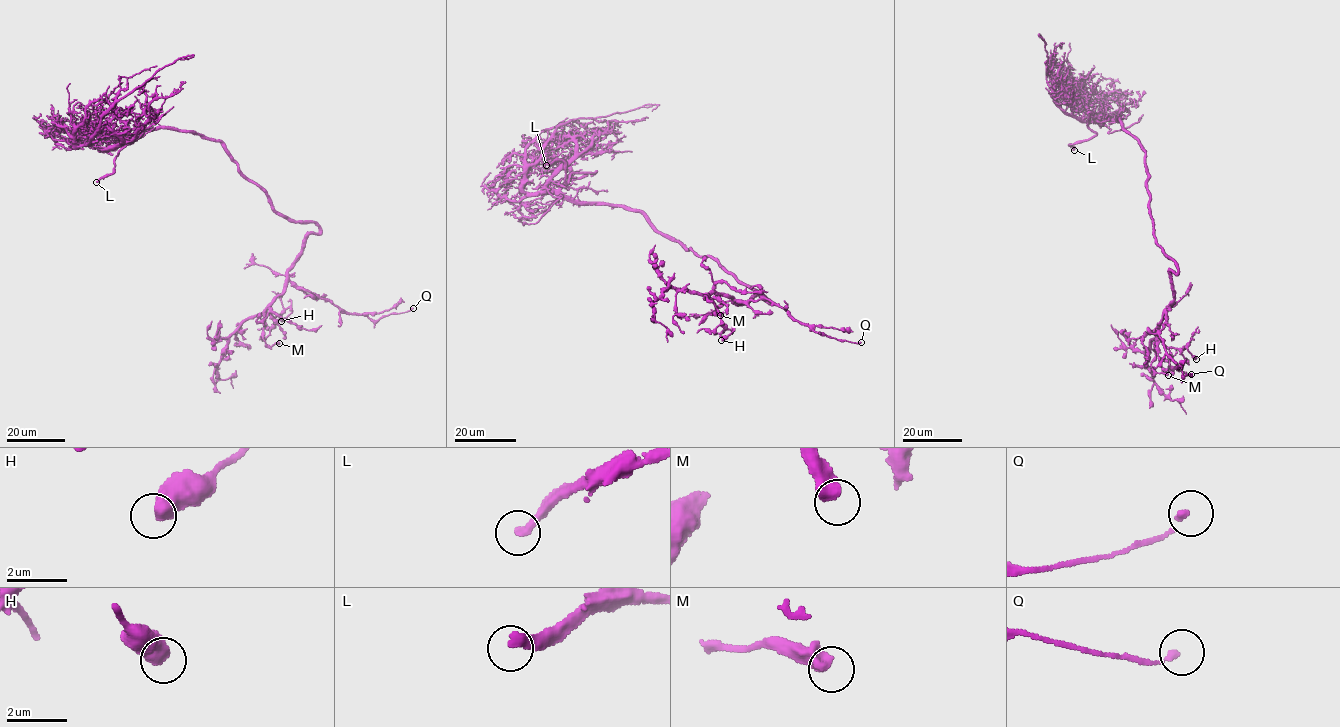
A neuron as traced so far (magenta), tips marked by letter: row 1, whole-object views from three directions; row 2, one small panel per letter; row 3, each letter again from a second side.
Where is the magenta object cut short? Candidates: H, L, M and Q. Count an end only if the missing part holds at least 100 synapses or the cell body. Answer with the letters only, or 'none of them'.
L

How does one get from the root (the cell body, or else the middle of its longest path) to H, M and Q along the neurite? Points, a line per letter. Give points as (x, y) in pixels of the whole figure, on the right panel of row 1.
H: (1147, 176), (1152, 234), (1178, 269), (1170, 271), (1173, 301), (1156, 334), (1168, 347), (1188, 345), (1196, 359)
M: (1147, 176), (1152, 234), (1178, 269), (1170, 271), (1173, 301), (1156, 331), (1151, 363), (1154, 373), (1168, 375)
Q: (1147, 176), (1152, 234), (1178, 269), (1177, 273), (1170, 271), (1173, 301), (1159, 335), (1183, 377), (1191, 374)

